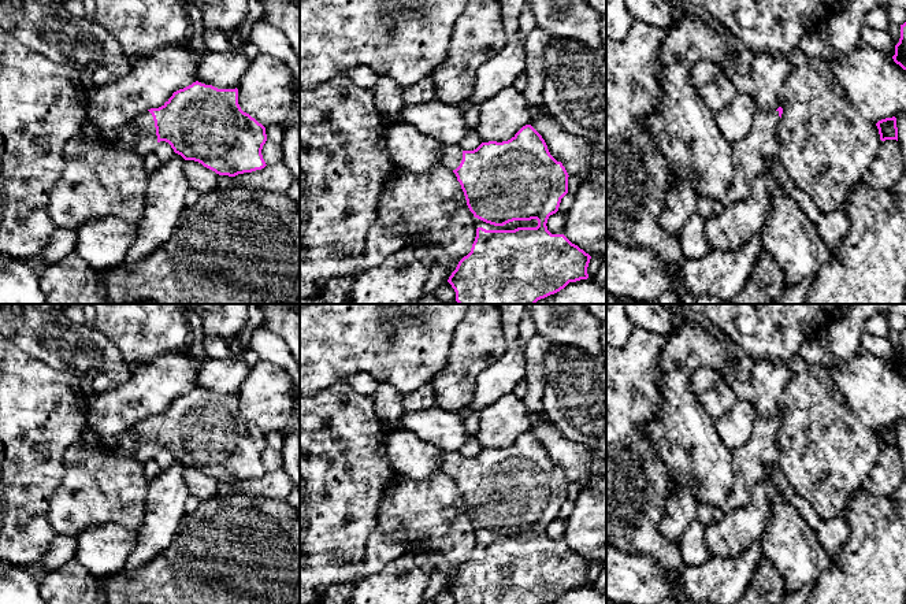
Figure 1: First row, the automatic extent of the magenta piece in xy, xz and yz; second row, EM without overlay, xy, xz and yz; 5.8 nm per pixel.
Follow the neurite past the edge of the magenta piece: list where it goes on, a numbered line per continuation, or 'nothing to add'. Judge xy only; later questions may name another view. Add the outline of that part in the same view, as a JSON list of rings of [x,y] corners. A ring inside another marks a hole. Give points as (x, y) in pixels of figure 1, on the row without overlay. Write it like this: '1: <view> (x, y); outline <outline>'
1: xy (147, 447); outline [[[149,418],[140,420],[134,426],[138,441],[137,441],[137,457],[140,462],[145,463],[155,457],[157,452],[157,442],[153,423]]]

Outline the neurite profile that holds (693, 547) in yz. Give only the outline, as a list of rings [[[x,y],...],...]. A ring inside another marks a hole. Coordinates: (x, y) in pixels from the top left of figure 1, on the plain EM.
[[[694,519],[683,531],[679,540],[679,549],[684,566],[698,566],[710,557],[705,541],[705,530],[706,527]]]

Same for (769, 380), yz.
[[[755,360],[751,370],[751,388],[755,394],[755,418],[771,419],[779,415],[779,400],[794,377],[791,364]]]

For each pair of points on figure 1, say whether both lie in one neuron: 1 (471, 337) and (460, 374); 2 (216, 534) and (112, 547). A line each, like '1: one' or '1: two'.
1: one
2: two

